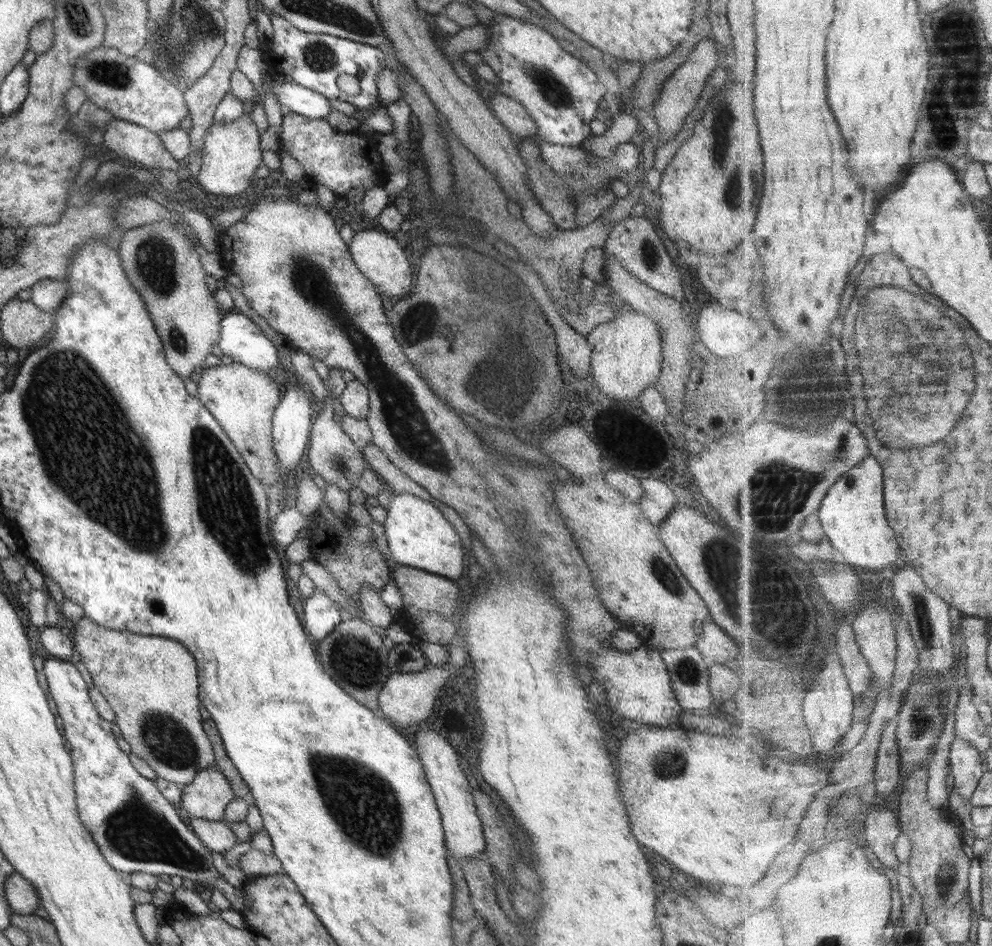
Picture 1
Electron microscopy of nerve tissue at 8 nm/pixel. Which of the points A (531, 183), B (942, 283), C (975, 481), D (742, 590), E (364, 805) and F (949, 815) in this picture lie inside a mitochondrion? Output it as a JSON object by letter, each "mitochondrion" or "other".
{"A":"other","B":"other","C":"mitochondrion","D":"mitochondrion","E":"mitochondrion","F":"other"}

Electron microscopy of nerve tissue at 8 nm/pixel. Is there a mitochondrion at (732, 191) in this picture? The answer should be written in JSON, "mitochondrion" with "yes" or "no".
{"mitochondrion":"yes"}

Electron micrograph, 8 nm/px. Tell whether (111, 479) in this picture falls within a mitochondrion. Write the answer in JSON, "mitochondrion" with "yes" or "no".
{"mitochondrion":"yes"}

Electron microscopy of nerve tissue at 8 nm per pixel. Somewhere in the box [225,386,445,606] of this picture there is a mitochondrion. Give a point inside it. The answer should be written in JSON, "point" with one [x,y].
{"point":[341,466]}

